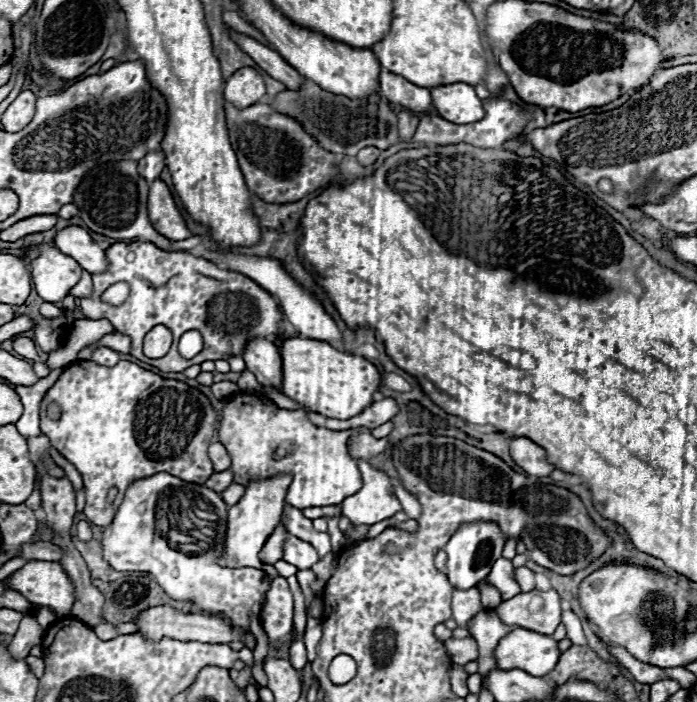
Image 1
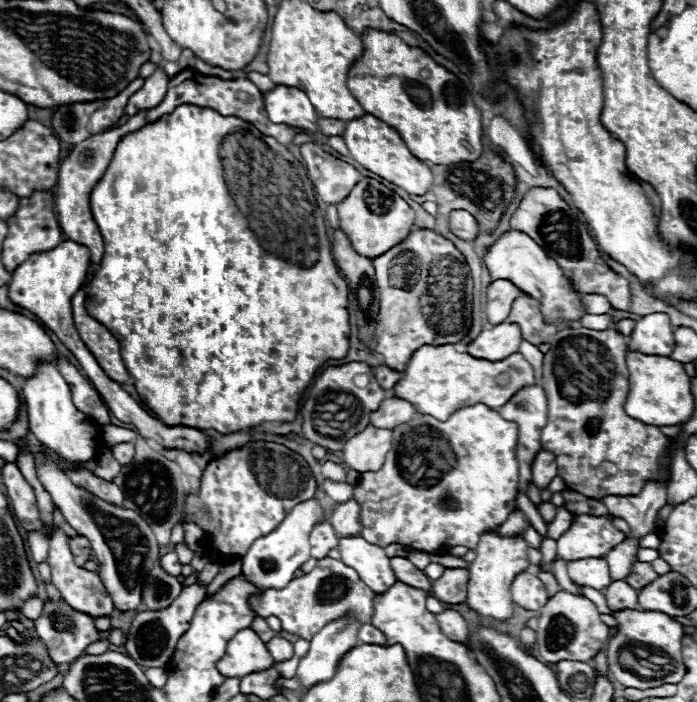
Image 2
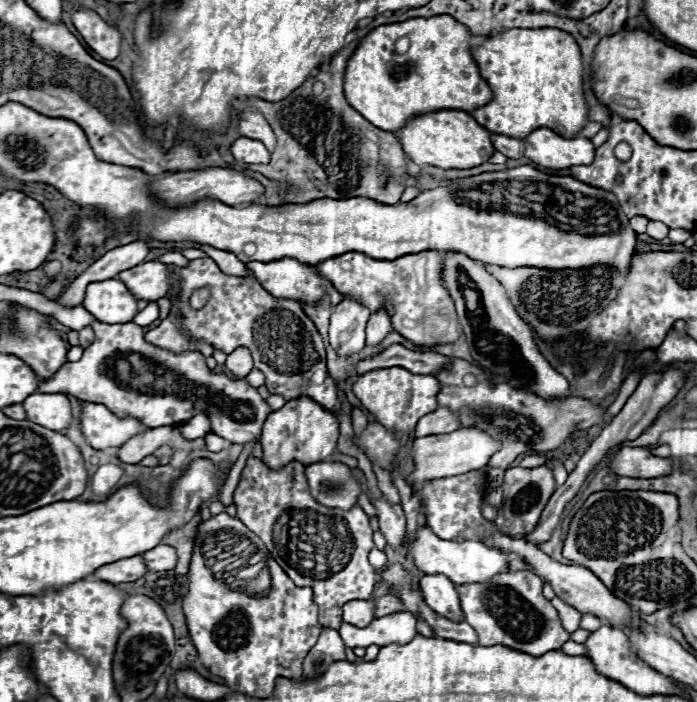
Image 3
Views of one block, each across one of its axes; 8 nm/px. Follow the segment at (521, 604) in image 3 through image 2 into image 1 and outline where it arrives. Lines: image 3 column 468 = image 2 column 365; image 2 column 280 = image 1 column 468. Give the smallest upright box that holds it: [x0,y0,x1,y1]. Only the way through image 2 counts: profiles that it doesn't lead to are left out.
[452,588,486,628]

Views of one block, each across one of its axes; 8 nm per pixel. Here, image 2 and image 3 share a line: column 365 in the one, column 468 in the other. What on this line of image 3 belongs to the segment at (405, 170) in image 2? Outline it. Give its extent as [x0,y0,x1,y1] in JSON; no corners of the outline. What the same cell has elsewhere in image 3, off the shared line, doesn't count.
[396,110,494,170]

